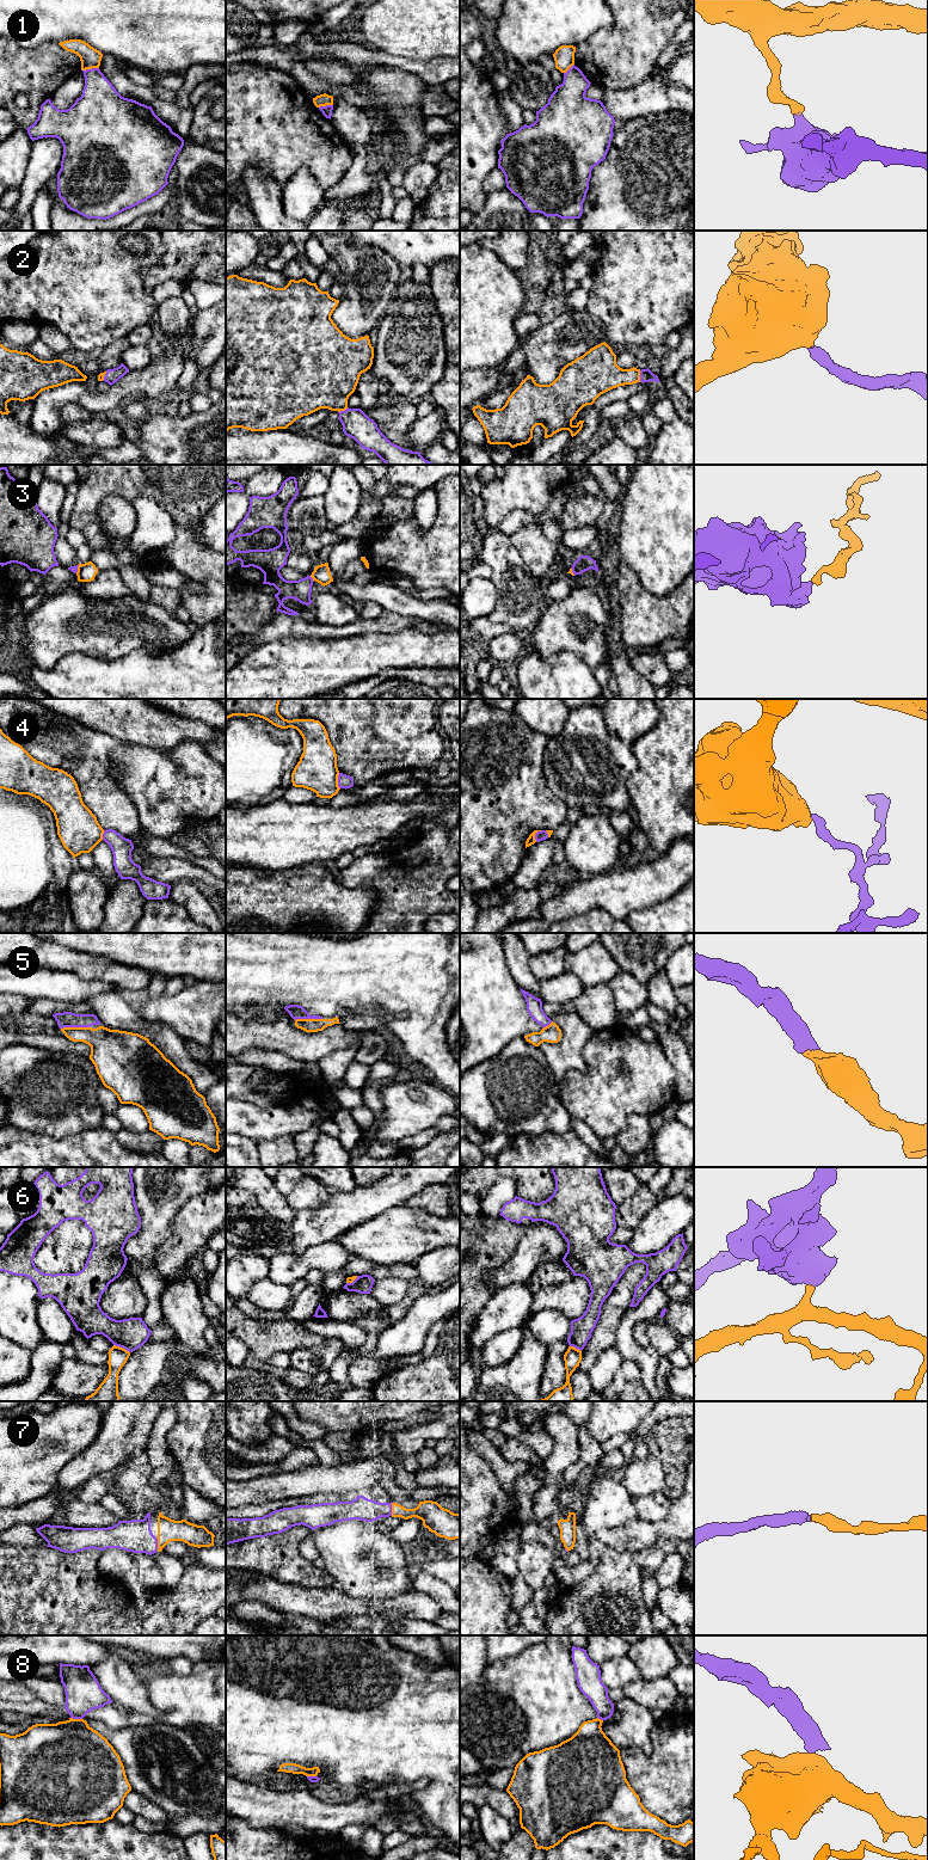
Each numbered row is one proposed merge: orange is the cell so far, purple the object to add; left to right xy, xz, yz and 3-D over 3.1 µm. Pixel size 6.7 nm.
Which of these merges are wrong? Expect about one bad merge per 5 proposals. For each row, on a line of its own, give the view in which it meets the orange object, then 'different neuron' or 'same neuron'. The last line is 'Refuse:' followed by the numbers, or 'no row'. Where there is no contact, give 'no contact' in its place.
1: xy | different neuron
2: yz | same neuron
3: xz | different neuron
4: xz | different neuron
5: xy | same neuron
6: xy | different neuron
7: xy | same neuron
8: xy | different neuron
Refuse: 1, 3, 4, 6, 8

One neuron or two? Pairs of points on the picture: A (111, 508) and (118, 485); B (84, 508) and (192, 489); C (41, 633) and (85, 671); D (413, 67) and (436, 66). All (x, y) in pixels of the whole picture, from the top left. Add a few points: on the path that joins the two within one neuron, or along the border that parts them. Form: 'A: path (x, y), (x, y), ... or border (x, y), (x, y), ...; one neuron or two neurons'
A: border (130, 503), (108, 495), (98, 516); two neurons
B: path (111, 484), (165, 484); one neuron
C: border (96, 656), (74, 652), (51, 668), (42, 669); two neurons
D: path (419, 67), (430, 67); one neuron

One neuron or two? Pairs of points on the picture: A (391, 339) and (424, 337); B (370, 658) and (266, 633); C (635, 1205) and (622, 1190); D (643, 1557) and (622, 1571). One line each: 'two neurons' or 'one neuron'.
A: one neuron
B: two neurons
C: two neurons
D: two neurons

